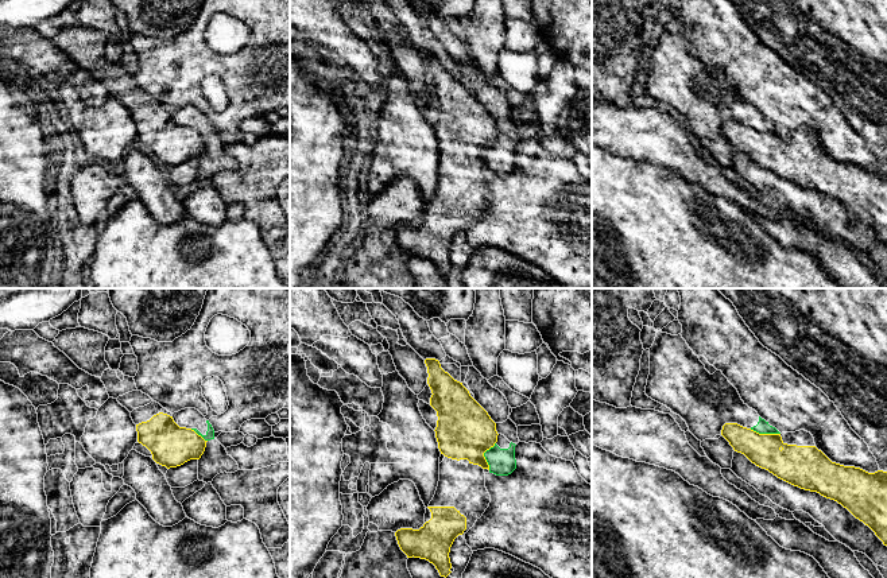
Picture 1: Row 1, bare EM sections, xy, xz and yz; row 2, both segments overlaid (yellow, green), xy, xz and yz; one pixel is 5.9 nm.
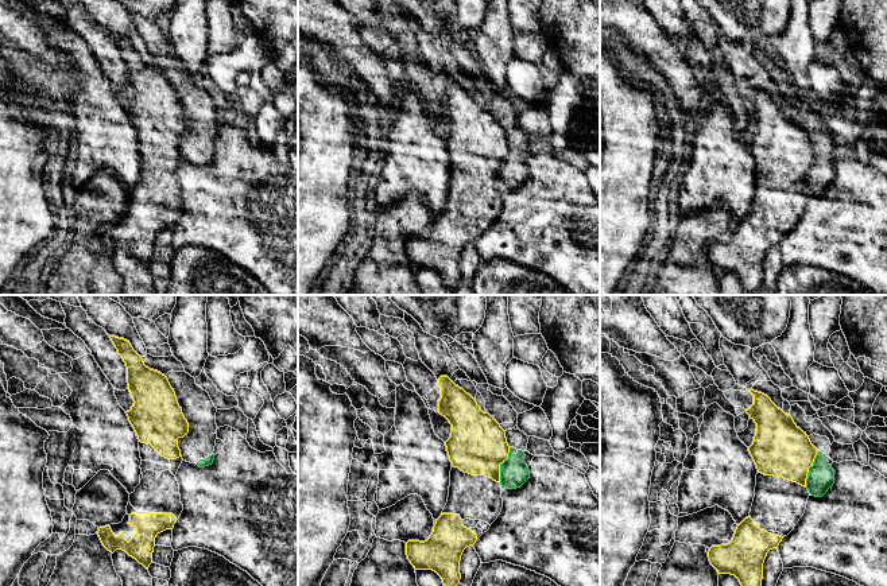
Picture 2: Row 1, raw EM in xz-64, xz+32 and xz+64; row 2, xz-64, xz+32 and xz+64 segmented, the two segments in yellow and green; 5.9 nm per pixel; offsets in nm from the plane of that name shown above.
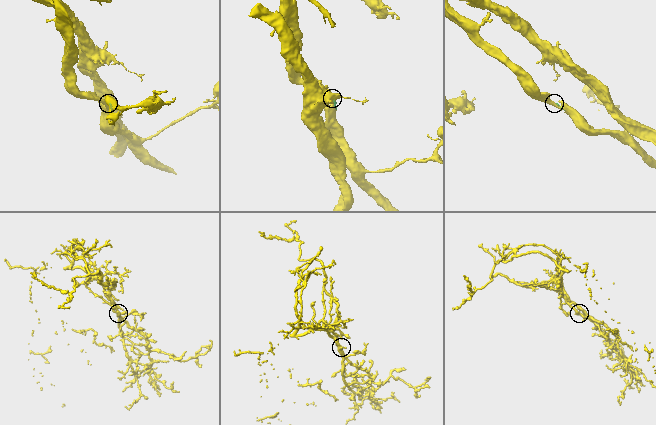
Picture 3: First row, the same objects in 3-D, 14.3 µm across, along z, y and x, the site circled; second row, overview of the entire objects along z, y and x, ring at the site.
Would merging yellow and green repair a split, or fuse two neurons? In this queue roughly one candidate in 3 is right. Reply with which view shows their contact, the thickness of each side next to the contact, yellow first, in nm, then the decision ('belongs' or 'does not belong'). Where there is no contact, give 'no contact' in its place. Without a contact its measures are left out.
contact in xz; calibres 340 and 160 nm; does not belong

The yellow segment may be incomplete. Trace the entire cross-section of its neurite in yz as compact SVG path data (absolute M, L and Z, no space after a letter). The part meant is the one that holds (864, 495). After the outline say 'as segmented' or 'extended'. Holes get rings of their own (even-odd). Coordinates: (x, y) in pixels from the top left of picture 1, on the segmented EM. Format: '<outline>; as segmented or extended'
M725 423L721 435L735 451L744 454L756 466L805 490L817 492L847 508L868 525L887 546L887 472L868 473L860 468L832 462L814 445L810 432L799 430L782 434L759 434L737 423Z; extended

